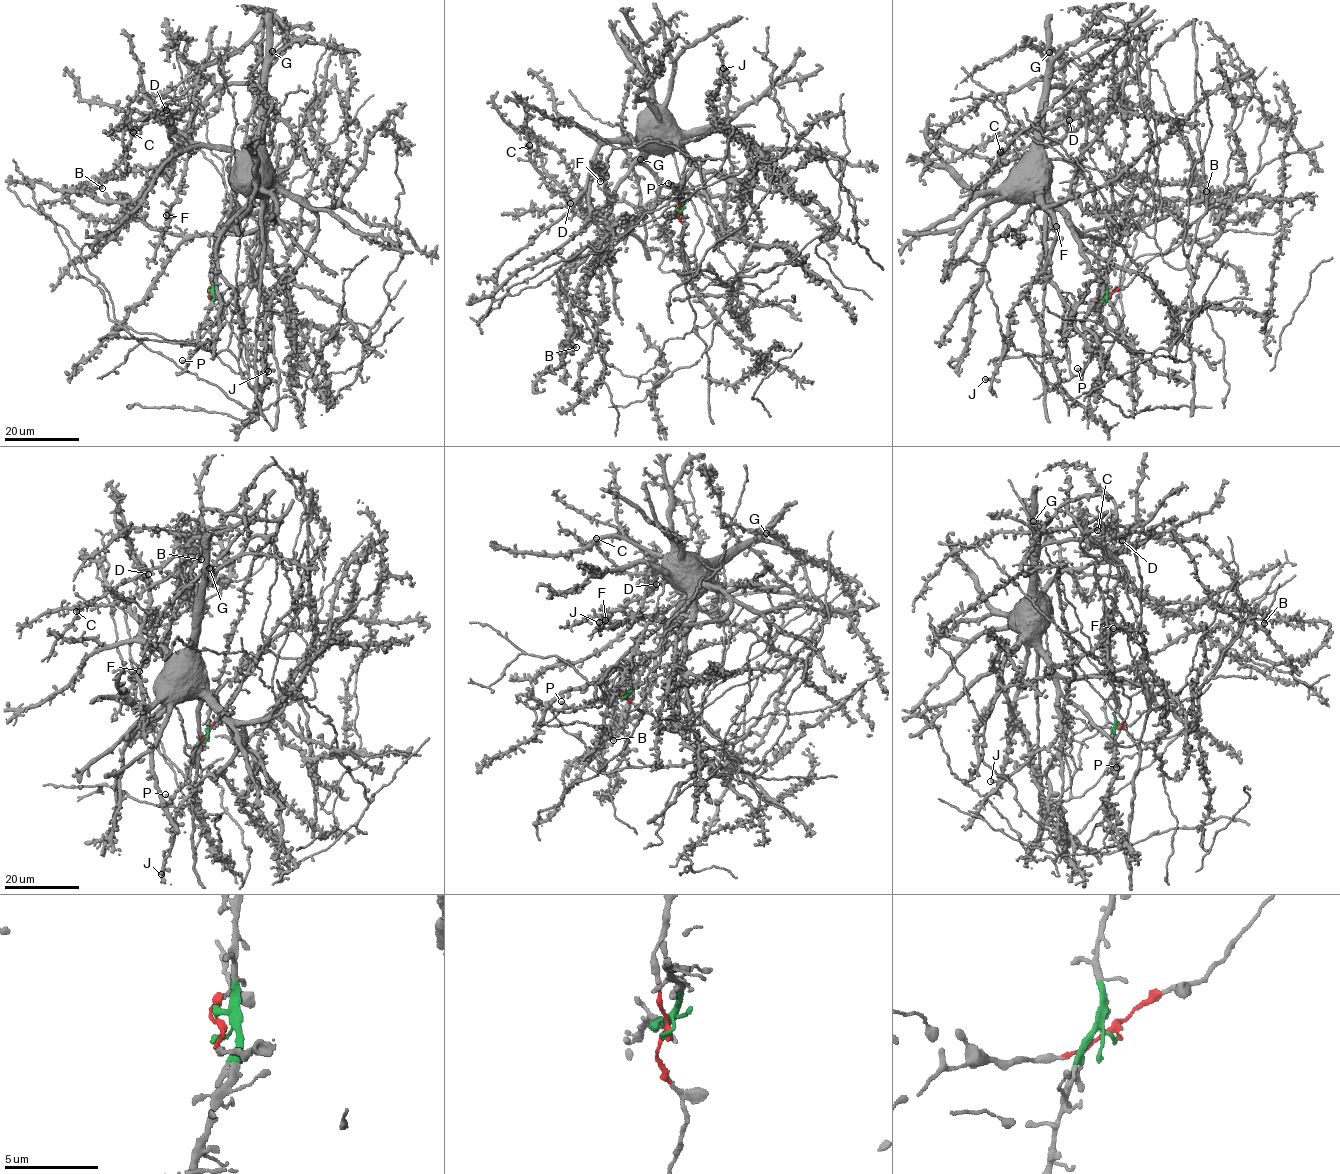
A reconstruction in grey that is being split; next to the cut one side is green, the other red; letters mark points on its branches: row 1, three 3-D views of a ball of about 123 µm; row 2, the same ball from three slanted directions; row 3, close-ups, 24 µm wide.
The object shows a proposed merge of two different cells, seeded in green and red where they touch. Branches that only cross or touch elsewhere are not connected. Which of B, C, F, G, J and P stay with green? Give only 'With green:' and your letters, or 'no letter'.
With green: B, C, F, P

